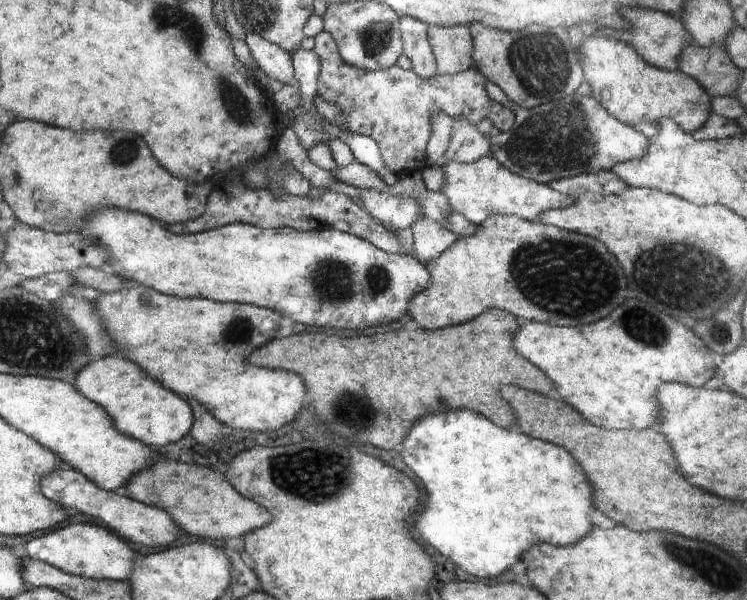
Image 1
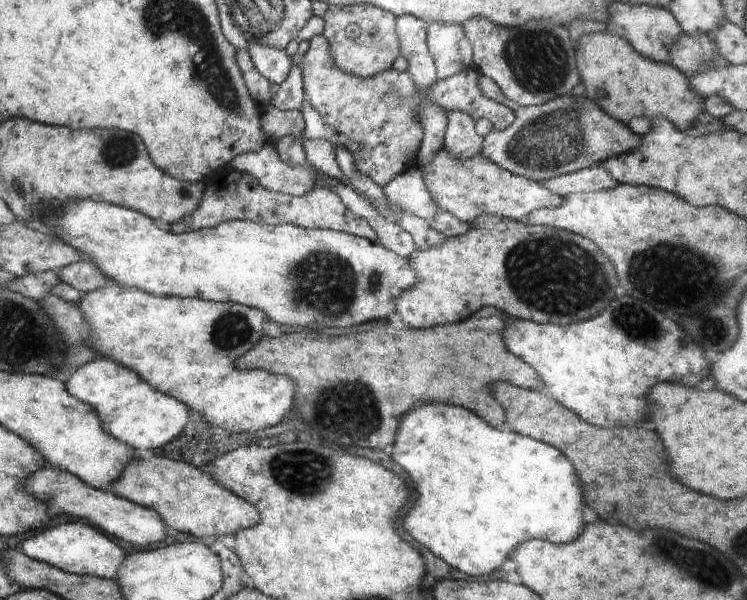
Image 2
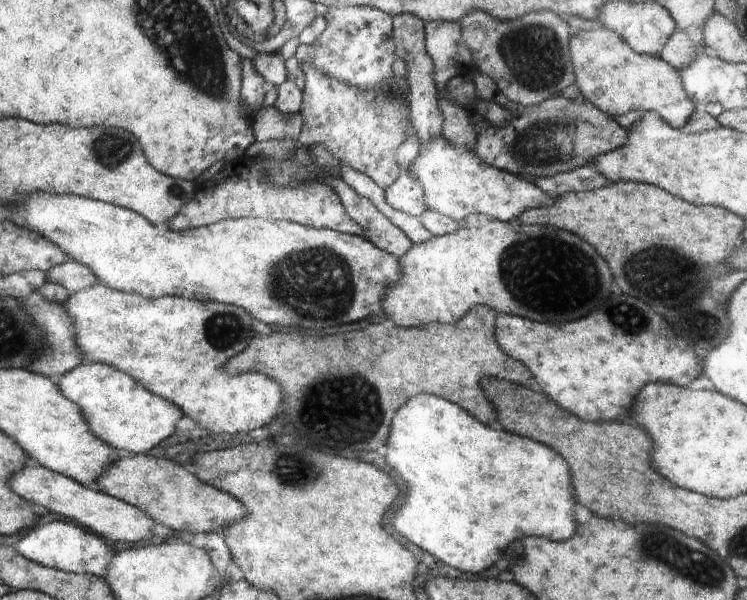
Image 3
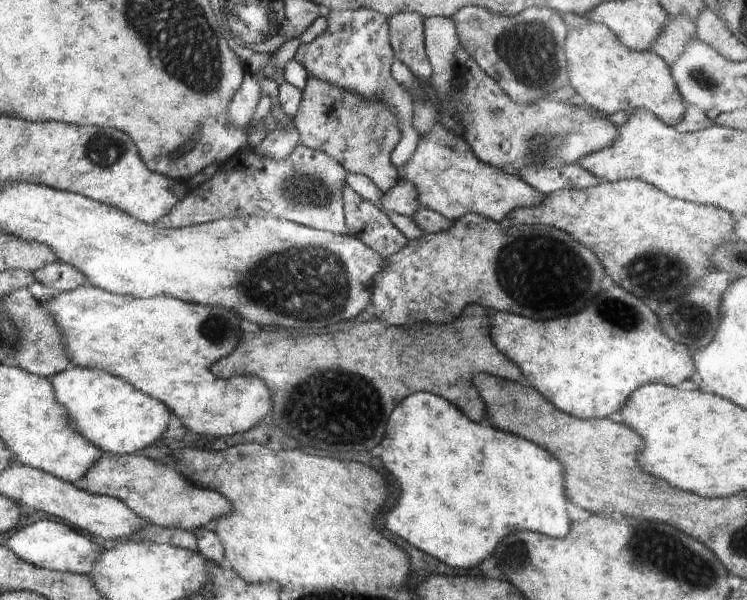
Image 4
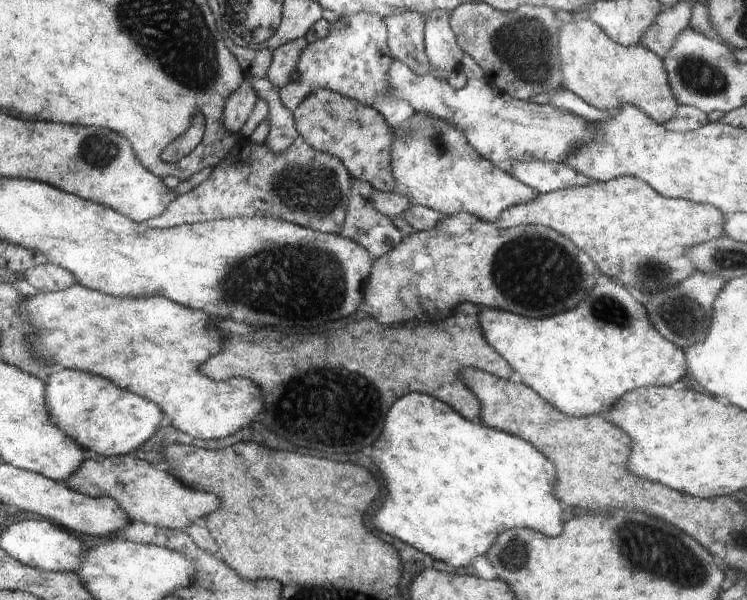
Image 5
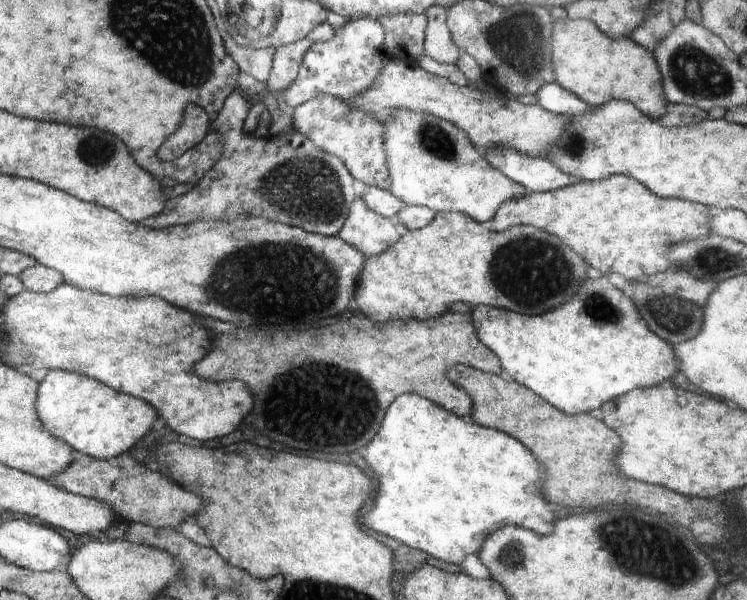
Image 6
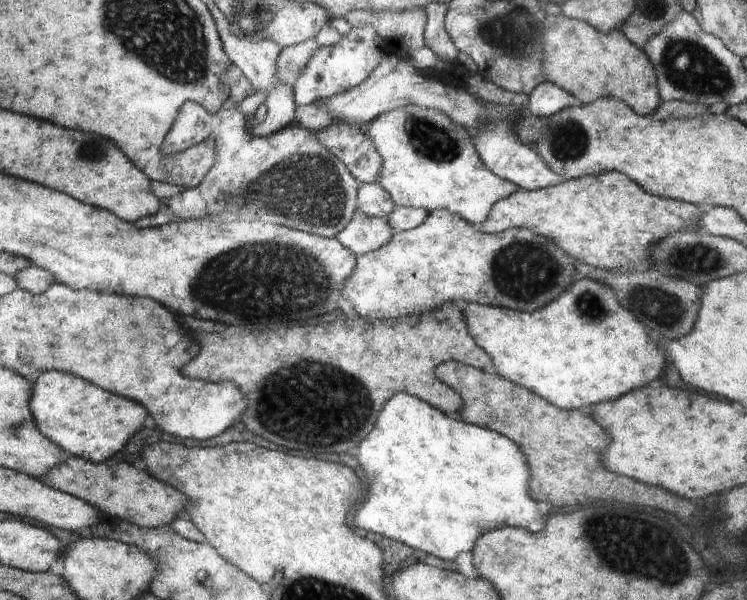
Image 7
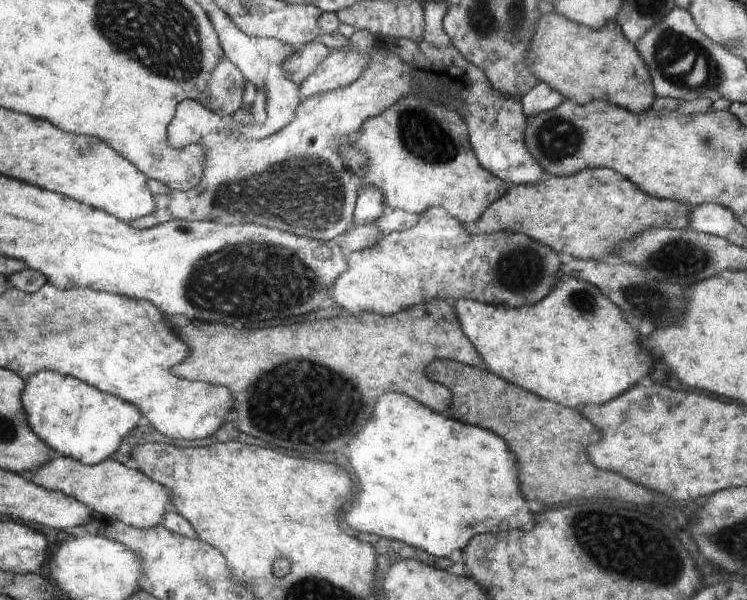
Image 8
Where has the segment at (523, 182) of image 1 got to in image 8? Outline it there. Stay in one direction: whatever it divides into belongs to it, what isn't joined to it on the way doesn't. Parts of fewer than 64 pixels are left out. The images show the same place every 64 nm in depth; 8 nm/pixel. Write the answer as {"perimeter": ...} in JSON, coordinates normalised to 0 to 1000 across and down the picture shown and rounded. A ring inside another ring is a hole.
{"perimeter":[[[557,157],[535,163],[530,173],[487,203],[471,243],[490,257],[490,287],[483,303],[511,317],[518,350],[535,348],[562,357],[568,350],[592,345],[605,363],[625,377],[640,370],[640,363],[645,363],[652,348],[680,320],[683,310],[683,305],[643,277],[627,237],[625,205],[612,187],[573,170]]]}

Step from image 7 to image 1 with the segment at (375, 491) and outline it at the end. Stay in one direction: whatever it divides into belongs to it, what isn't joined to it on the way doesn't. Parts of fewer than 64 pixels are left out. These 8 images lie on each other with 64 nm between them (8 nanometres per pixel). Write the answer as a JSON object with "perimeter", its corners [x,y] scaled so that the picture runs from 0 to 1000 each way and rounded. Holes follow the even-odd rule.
{"perimeter":[[[592,683],[584,690],[573,690],[568,697],[562,697],[552,717],[546,720],[546,730],[541,730],[538,737],[538,750],[535,750],[535,763],[538,770],[560,793],[565,797],[565,810],[570,820],[570,840],[568,850],[557,860],[554,867],[554,880],[557,887],[565,893],[565,900],[570,907],[576,907],[584,920],[589,920],[594,930],[600,930],[602,937],[608,937],[610,943],[616,943],[621,953],[640,960],[640,963],[664,963],[669,960],[680,943],[691,940],[693,930],[718,903],[736,903],[736,907],[747,907],[747,910],[760,910],[774,903],[787,883],[790,883],[790,867],[787,857],[795,850],[793,833],[790,833],[790,810],[787,810],[787,793],[782,787],[780,777],[768,765],[768,760],[760,757],[755,745],[743,738],[716,732],[704,723],[699,723],[688,715],[667,713],[664,707],[659,707],[659,700],[651,700],[648,693],[629,687],[629,683]]]}

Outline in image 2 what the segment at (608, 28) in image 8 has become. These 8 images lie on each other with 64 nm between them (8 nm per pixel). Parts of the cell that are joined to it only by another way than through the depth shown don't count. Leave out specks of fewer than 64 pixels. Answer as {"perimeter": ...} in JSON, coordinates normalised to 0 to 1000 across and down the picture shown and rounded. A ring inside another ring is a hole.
{"perimeter":[[[825,57],[778,58],[768,72],[771,110],[784,148],[784,163],[797,170],[819,197],[838,205],[849,193],[888,193],[912,218],[932,210],[942,193],[944,165],[921,143],[921,127],[896,107],[881,107],[858,92],[839,67]]]}

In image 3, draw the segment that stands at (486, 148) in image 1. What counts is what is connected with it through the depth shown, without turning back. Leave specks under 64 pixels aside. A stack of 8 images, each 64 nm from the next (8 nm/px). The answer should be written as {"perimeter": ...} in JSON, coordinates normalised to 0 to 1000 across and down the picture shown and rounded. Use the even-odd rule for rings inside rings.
{"perimeter":[[[580,33],[569,37],[569,73],[582,113],[580,133],[585,147],[586,177],[592,187],[592,193],[594,193],[593,228],[610,247],[636,253],[637,240],[640,240],[640,220],[637,212],[628,208],[628,190],[617,183],[610,173],[594,167],[600,137],[610,127],[617,127],[616,120],[618,120],[618,113],[627,103],[632,103],[632,93],[629,93],[625,73],[620,67],[618,47],[610,35]]]}

